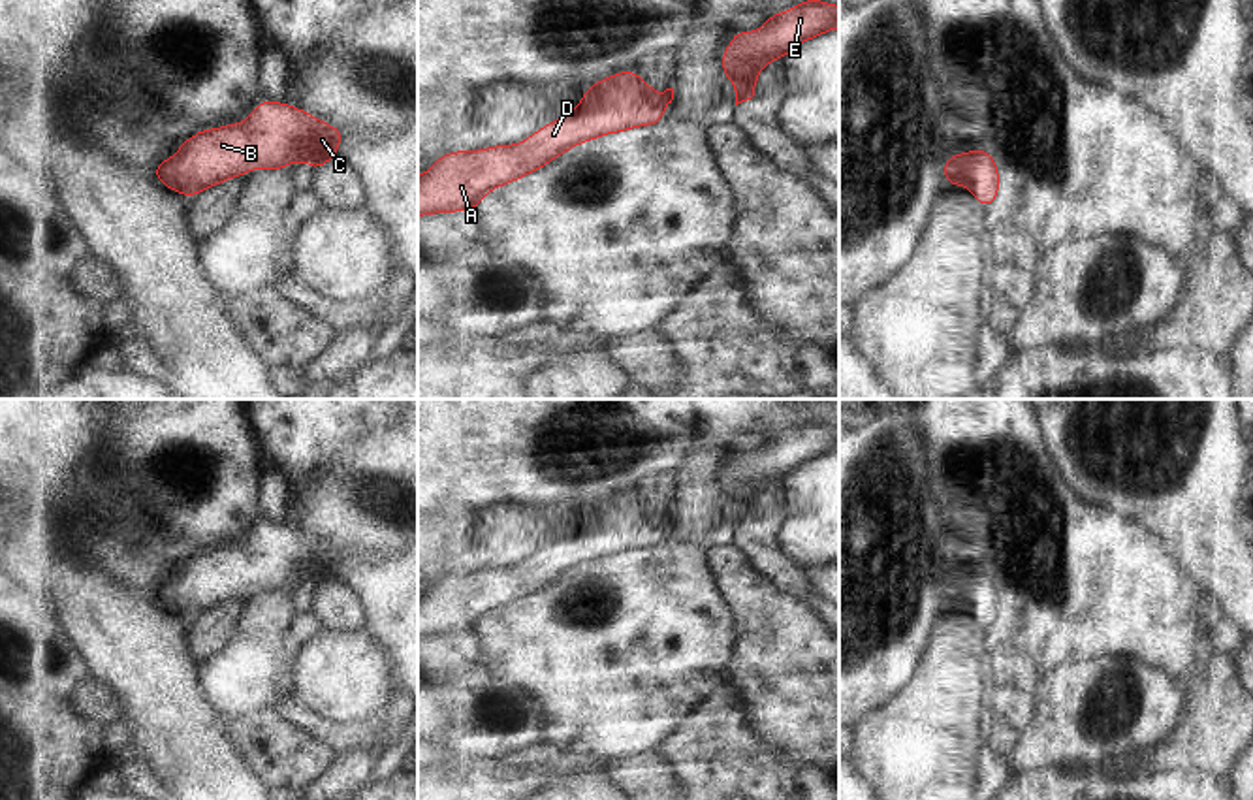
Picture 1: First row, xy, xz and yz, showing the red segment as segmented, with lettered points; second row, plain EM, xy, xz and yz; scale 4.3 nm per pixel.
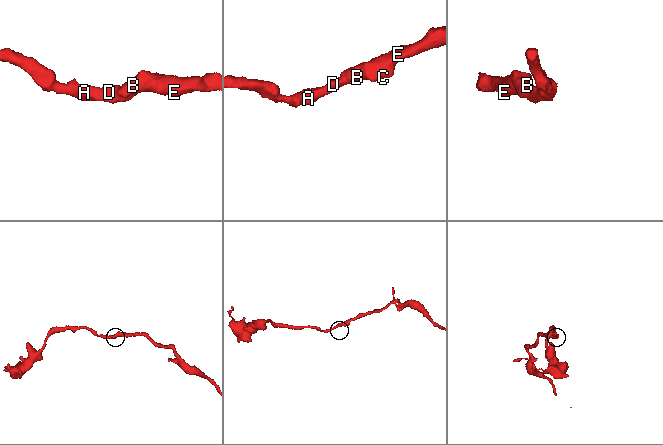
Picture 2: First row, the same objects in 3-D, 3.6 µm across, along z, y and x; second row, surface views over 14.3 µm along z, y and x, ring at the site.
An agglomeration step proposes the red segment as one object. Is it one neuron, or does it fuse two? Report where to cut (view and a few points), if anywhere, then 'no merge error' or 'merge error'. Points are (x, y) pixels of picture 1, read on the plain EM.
cut none; no merge error

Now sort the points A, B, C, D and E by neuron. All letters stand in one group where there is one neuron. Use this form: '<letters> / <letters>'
A B C D E

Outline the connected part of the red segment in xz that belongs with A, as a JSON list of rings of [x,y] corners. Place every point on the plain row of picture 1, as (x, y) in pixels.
[[[634,491],[600,501],[581,516],[581,525],[568,536],[555,540],[515,567],[495,567],[480,572],[455,572],[442,576],[429,593],[418,597],[418,638],[431,634],[474,632],[491,612],[514,604],[559,580],[579,565],[619,555],[638,548],[657,548],[674,521],[674,510],[657,518]]]

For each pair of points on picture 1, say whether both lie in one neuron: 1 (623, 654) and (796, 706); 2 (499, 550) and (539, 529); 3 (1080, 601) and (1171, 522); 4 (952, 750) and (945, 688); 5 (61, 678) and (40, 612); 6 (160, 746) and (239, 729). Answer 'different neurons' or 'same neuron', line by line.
1: different neurons
2: same neuron
3: different neurons
4: same neuron
5: same neuron
6: different neurons

